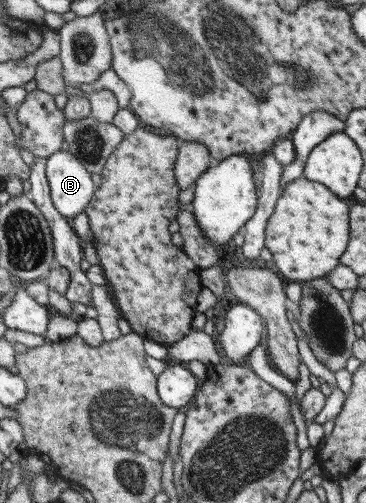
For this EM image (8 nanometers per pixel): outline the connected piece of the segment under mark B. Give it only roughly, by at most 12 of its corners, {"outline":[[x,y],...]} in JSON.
{"outline":[[69,151],[46,158],[50,197],[64,217],[84,212],[96,191]]}

